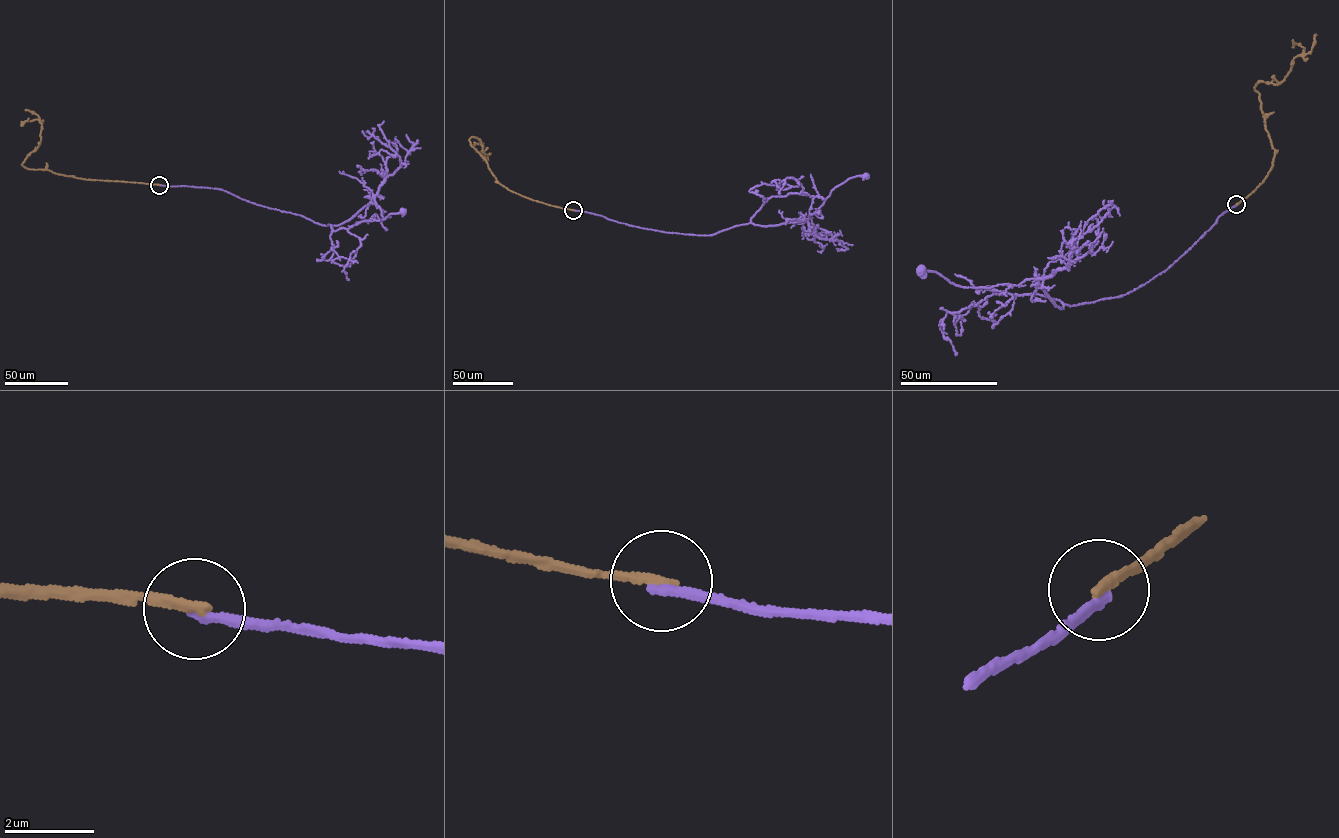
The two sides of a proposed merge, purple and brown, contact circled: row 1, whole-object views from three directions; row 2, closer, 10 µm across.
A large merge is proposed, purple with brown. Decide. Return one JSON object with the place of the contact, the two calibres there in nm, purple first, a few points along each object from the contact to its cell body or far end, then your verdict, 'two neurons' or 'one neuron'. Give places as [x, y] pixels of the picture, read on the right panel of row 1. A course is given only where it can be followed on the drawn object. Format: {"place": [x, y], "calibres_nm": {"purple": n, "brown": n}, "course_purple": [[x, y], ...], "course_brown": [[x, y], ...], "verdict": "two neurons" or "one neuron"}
{"place": [1236, 204], "calibres_nm": {"purple": 240, "brown": 220}, "course_purple": [[1236, 204], [1164, 272], [1136, 289], [1061, 309], [1037, 279], [961, 287], [920, 270]], "course_brown": [[1236, 204], [1273, 165], [1275, 153], [1254, 87], [1284, 80], [1293, 59], [1305, 50], [1293, 46], [1293, 40]], "verdict": "two neurons"}

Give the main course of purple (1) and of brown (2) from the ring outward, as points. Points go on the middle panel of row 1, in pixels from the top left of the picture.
1: (573, 210), (642, 228), (711, 235), (750, 223), (774, 225), (807, 220), (838, 185), (849, 178), (866, 175)
2: (573, 210), (497, 182), (469, 139), (475, 137), (490, 154), (474, 148), (483, 143)

